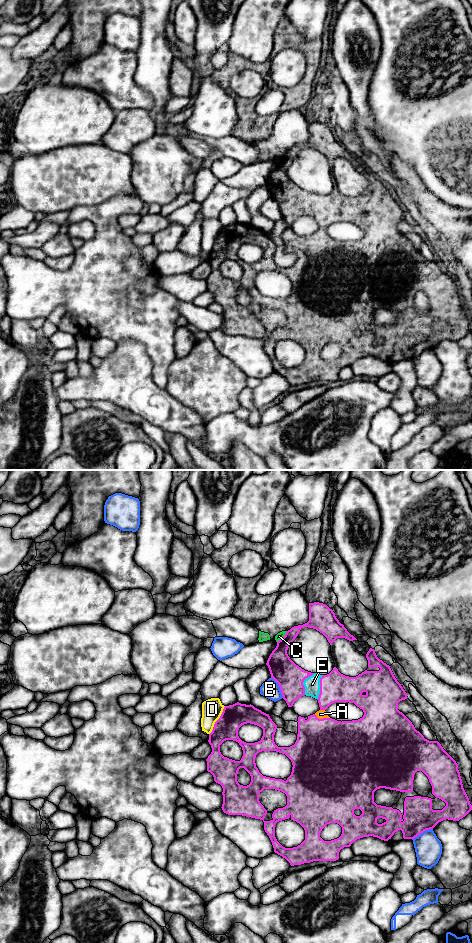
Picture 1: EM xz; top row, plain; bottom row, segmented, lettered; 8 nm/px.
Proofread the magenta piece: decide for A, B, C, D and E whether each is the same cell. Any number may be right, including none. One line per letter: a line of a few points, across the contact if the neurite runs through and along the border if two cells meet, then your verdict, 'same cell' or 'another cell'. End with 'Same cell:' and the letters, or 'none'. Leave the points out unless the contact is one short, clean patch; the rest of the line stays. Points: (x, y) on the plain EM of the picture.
A: same cell
B: another cell
C: xz (287, 151), (276, 161) | another cell
D: xz (225, 226), (209, 254) | another cell
E: same cell
Same cell: A, E

